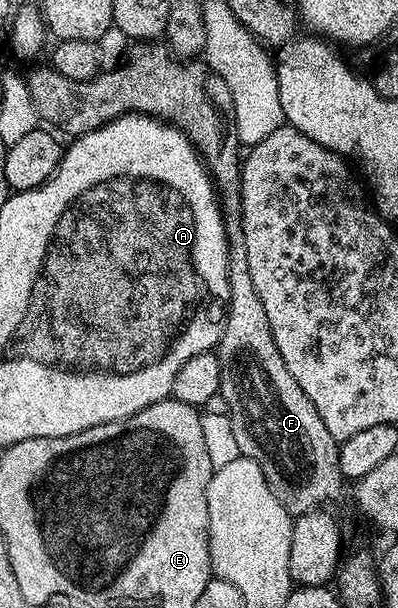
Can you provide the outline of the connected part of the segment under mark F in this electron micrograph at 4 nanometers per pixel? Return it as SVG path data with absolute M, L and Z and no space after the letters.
M140 40L129 46L132 47L121 66L116 66L113 70L105 69L90 80L75 82L62 76L62 72L53 70L48 64L30 71L26 74L26 81L36 113L43 121L45 118L49 122L45 122L49 127L57 131L65 130L68 136L94 132L107 122L119 118L121 114L150 114L162 122L167 122L169 126L178 127L192 141L196 153L203 158L212 176L224 215L224 231L228 237L229 308L216 355L220 366L220 396L226 402L225 409L231 420L232 433L241 457L249 463L260 465L260 470L264 473L263 485L268 486L270 492L274 492L282 508L286 508L293 516L319 510L328 504L324 502L330 501L340 490L340 447L337 438L330 436L326 424L322 424L322 416L318 416L318 408L314 408L310 396L306 396L306 392L298 388L298 380L290 376L290 368L286 368L282 352L278 352L278 344L274 344L274 332L270 332L266 308L262 308L262 300L258 298L254 288L254 280L250 280L250 264L246 260L246 240L240 219L242 143L236 131L234 100L230 96L230 88L226 88L226 80L222 80L218 72L211 70L207 62L178 58L163 41Z

